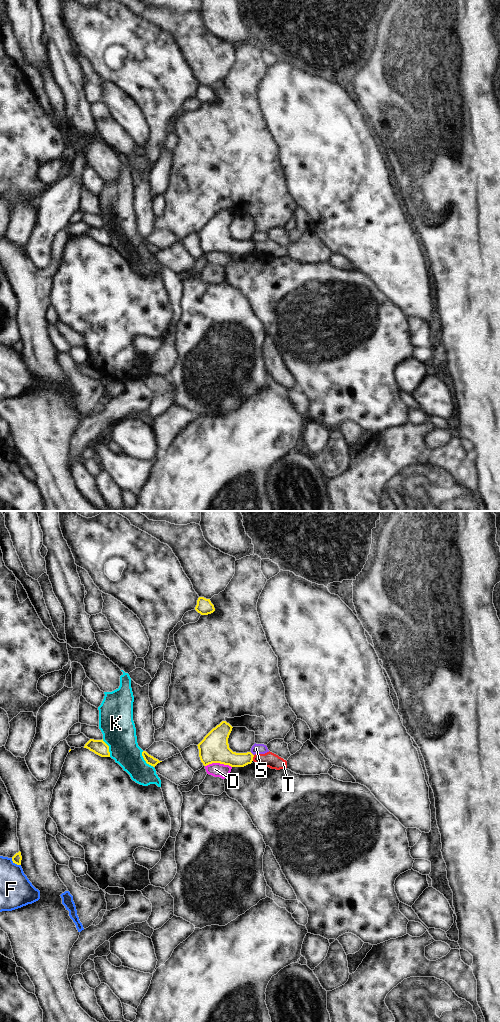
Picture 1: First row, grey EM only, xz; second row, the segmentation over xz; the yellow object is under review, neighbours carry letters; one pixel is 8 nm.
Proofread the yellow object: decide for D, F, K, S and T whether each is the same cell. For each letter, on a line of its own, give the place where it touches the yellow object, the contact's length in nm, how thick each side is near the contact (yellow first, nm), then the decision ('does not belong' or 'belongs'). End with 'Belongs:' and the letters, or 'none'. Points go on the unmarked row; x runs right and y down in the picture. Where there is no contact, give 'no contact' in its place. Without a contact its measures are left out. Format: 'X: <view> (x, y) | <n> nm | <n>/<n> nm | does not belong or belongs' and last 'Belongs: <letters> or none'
D: xz (218, 250) | 220 nm | 240/110 nm | does not belong
F: xz (15, 351) | 100 nm | 70/260 nm | does not belong
K: xz (144, 247) | 160 nm | 70/240 nm | does not belong
S: xz (252, 242) | 40 nm | 160/80 nm | does not belong
T: xz (252, 246) | 50 nm | 150/120 nm | does not belong
Belongs: none

